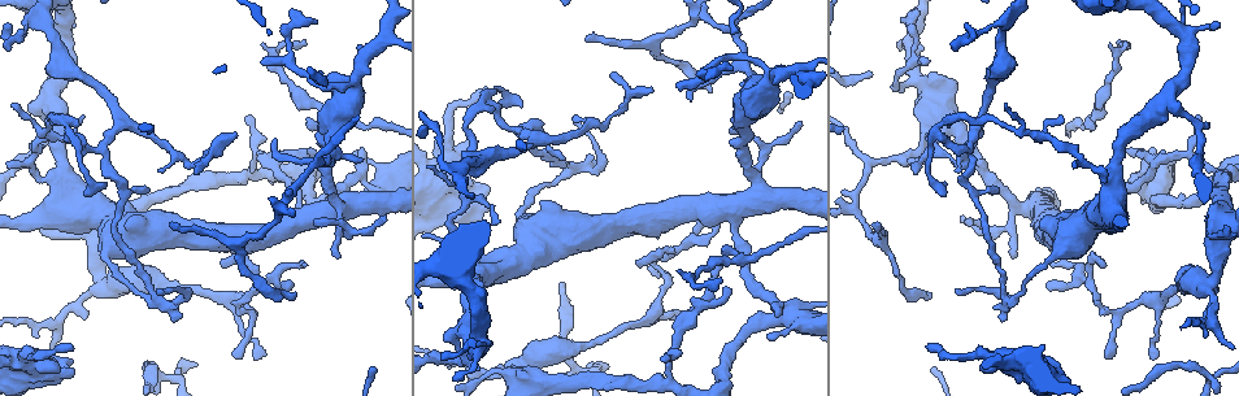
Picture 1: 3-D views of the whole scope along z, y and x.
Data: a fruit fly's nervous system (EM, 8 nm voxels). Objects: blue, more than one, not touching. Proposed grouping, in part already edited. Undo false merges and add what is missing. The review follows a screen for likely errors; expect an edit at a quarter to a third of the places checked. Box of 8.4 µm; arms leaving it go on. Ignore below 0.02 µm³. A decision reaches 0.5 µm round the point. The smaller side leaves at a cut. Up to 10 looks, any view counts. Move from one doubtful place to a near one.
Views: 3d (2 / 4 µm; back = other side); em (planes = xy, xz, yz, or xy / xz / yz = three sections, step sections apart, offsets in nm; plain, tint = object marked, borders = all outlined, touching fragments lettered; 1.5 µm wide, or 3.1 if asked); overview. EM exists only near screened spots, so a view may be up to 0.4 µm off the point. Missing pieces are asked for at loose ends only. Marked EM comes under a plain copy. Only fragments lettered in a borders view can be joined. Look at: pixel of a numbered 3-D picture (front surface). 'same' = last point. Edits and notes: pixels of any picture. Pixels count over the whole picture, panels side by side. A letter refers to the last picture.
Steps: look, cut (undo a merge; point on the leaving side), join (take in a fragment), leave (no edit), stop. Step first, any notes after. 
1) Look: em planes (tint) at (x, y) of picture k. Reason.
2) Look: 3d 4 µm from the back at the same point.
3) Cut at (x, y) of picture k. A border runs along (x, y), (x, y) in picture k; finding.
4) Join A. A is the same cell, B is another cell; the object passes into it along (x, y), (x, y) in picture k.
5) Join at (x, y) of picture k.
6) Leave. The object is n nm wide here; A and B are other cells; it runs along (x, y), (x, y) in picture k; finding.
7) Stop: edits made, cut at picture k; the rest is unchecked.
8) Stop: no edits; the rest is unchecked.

Look: em planes (borders) at (483, 99) of picture 1. Sharp bend.

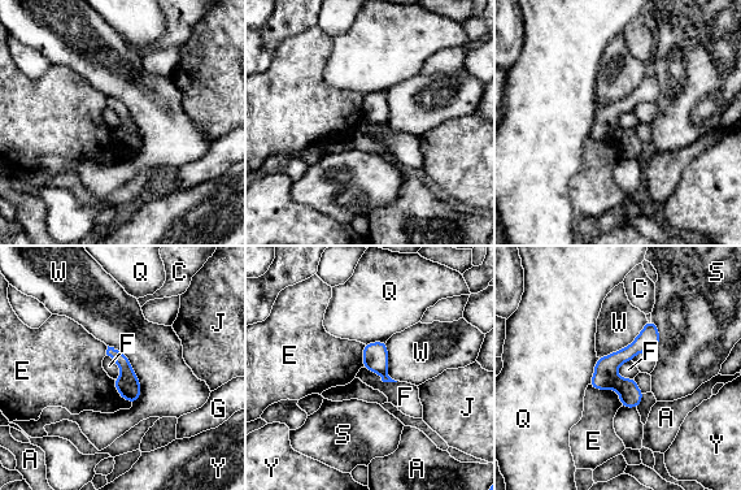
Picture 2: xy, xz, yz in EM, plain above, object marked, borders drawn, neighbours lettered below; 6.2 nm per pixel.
Cut at (131, 394) of picture 2. A, C, E, F, G, J, Q, S, W and Y are other cells; a border runs along (117, 378), (139, 387) in picture 2; a second cell is stuck on.

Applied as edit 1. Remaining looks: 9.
Look: overview. See it whole again.

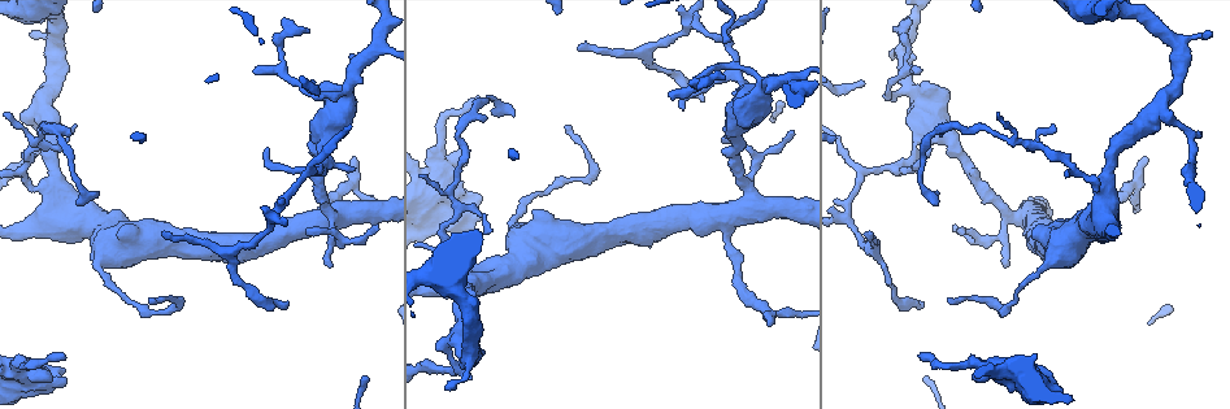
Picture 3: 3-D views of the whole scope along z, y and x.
Look: 3d 2 µm at (752, 168) of picture 3. Thick turns thin.

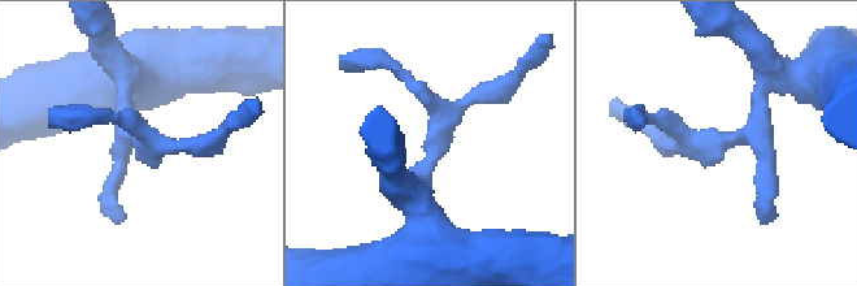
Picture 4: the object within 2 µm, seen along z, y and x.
Look: em yz step 8 (tint) at (433, 154) of picture 4.

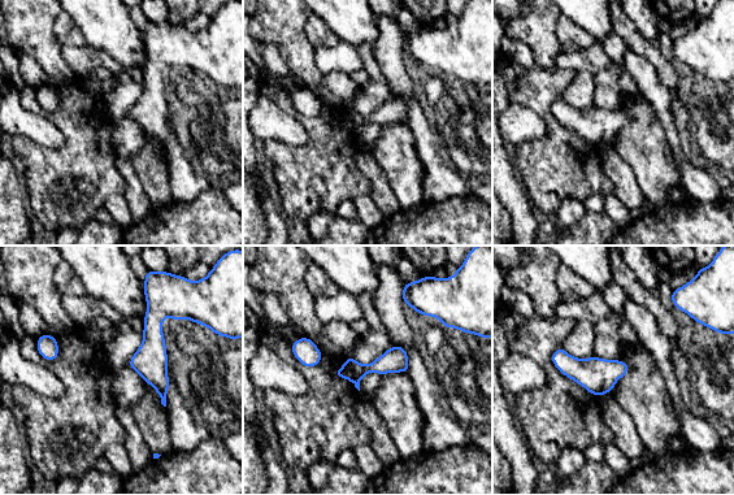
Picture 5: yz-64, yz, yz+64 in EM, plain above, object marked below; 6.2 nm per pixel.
Look: em planes (borders) at the same point. Cut it another way.

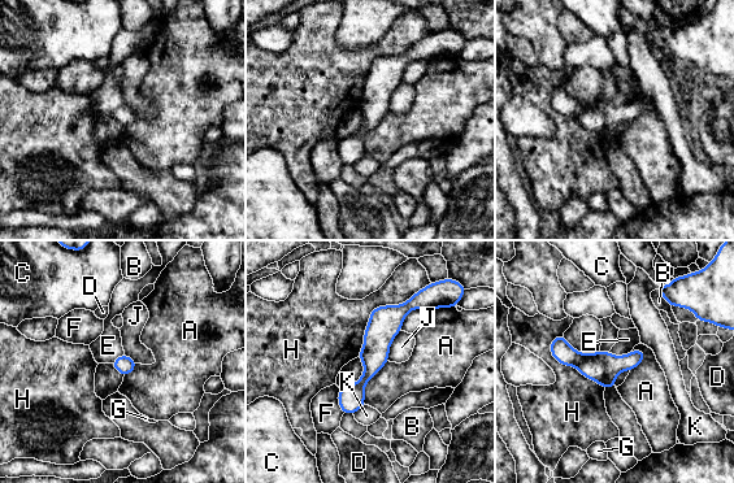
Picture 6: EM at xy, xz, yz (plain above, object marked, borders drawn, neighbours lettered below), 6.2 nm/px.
Leave. The object is 120 nm wide here; A, B, C, D, E, F, G, H, J and K are other cells; it runs along (420, 305), (378, 335), (346, 410) in picture 6; all the same cell.

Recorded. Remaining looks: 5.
Look: 3d 2 µm at (919, 70) of picture 3. An open end.

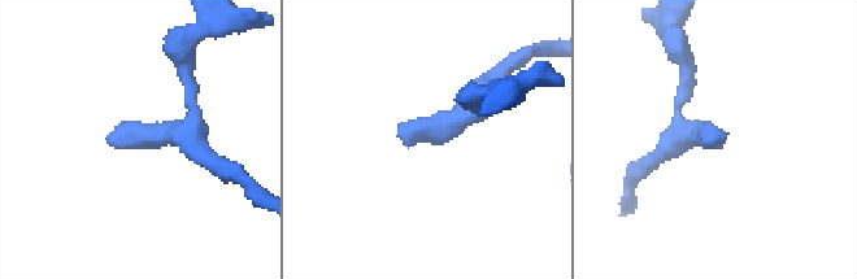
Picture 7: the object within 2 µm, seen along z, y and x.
Look: em planes (borders) at (722, 130) of picture 7.

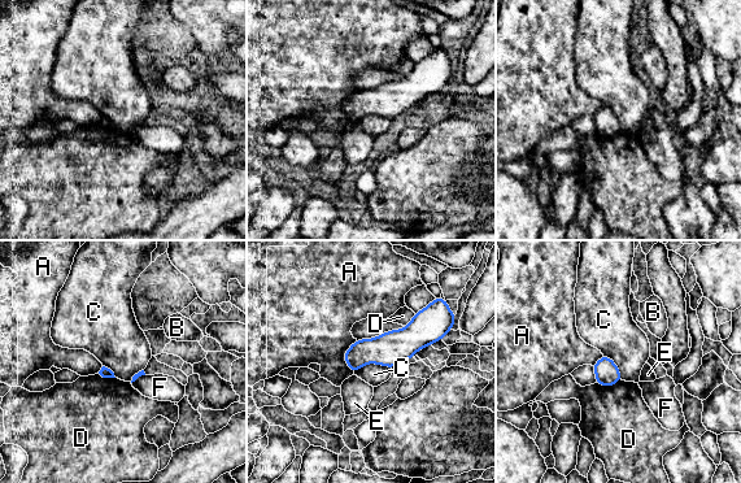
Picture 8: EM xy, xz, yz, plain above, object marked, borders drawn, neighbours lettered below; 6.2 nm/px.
Leave. A, B, C, D, E and F are other cells; a border runs along (356, 339), (344, 353), (352, 373) in picture 8; none of them fits.

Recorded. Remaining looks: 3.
Look: em planes (tint) at (436, 157) of picture 3. Sudden change in width.

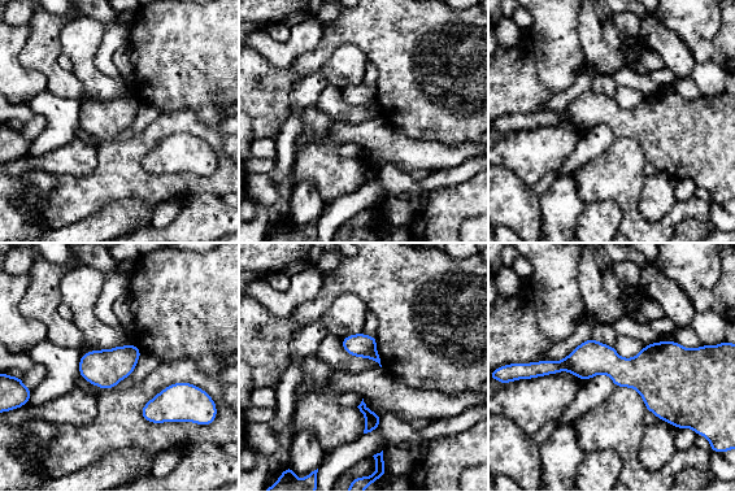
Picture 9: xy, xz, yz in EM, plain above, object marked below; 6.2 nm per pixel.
Look: em planes (borders) at the same point. What lies round it.

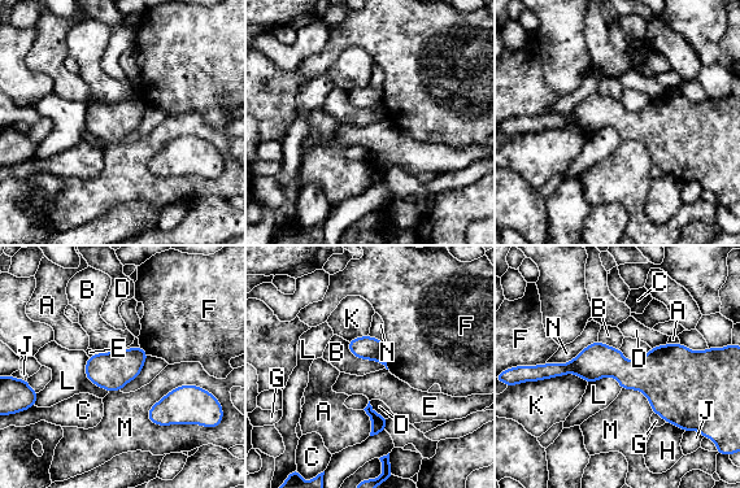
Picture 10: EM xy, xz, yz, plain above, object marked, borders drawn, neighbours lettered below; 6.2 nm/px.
Leave. A, B, C, D, E, F, G, H, J, K, L, M and N are other cells; a border runs along (87, 357), (86, 377), (108, 392) in picture 10; continuous, no second cell.

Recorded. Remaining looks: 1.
Stop: edits made, cut at picture 2; the rest is unchecked.

